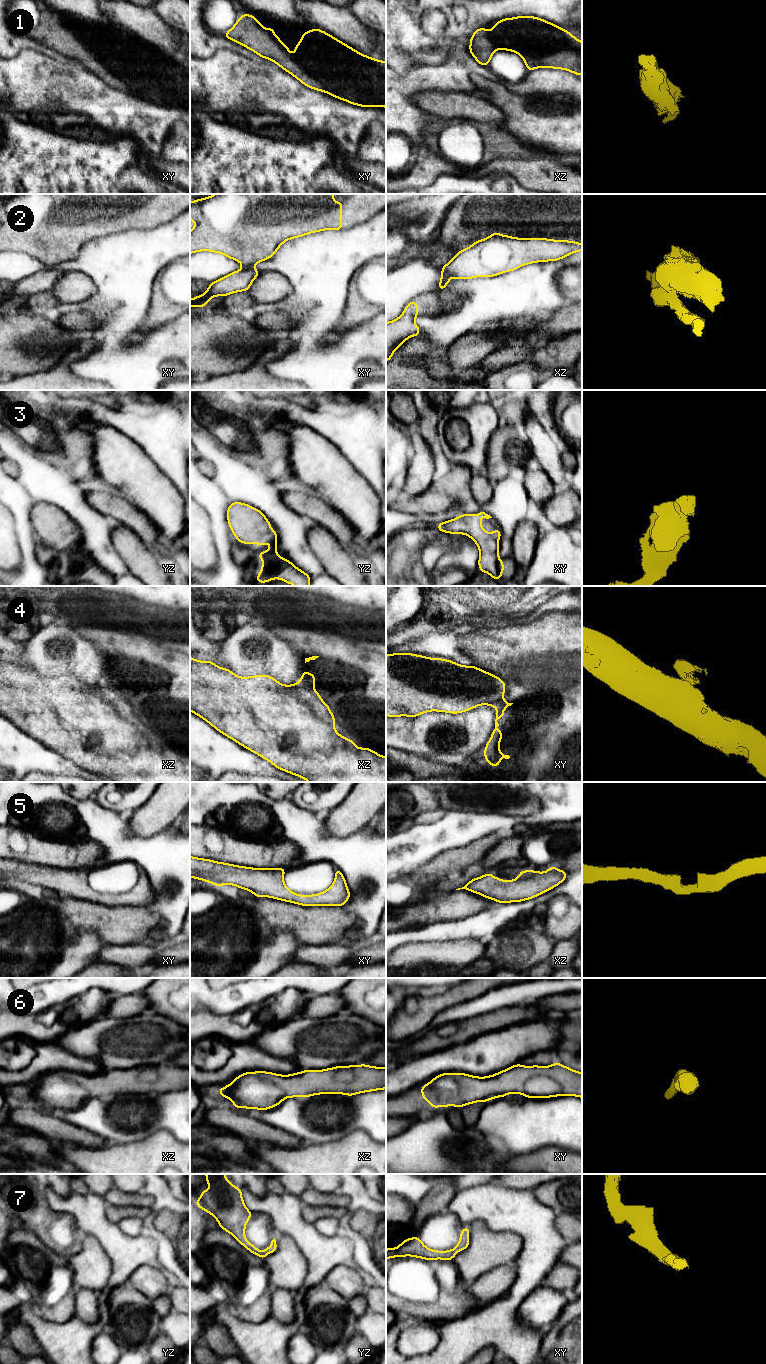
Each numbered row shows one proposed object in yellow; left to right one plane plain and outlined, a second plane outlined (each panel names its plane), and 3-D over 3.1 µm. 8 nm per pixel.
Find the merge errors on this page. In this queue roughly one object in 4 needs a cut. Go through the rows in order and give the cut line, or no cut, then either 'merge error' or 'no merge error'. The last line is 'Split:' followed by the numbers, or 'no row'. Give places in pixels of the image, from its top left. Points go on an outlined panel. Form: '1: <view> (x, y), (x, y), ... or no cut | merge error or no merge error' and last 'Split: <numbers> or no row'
1: no cut | no merge error
2: xy (243, 266), (250, 267) | merge error
3: no cut | no merge error
4: xz (300, 681), (312, 687) | merge error
5: no cut | no merge error
6: no cut | no merge error
7: no cut | no merge error
Split: 2, 4

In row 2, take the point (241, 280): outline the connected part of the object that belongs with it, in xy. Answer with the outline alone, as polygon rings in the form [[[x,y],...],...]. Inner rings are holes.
[[[242,267],[240,270],[210,283],[204,294],[190,299],[190,307],[205,307],[212,297],[225,297],[232,293],[247,291],[260,273],[255,267]]]

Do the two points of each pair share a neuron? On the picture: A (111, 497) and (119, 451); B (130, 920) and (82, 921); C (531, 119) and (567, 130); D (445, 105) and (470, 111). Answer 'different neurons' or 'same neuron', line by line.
A: different neurons
B: same neuron
C: same neuron
D: same neuron

